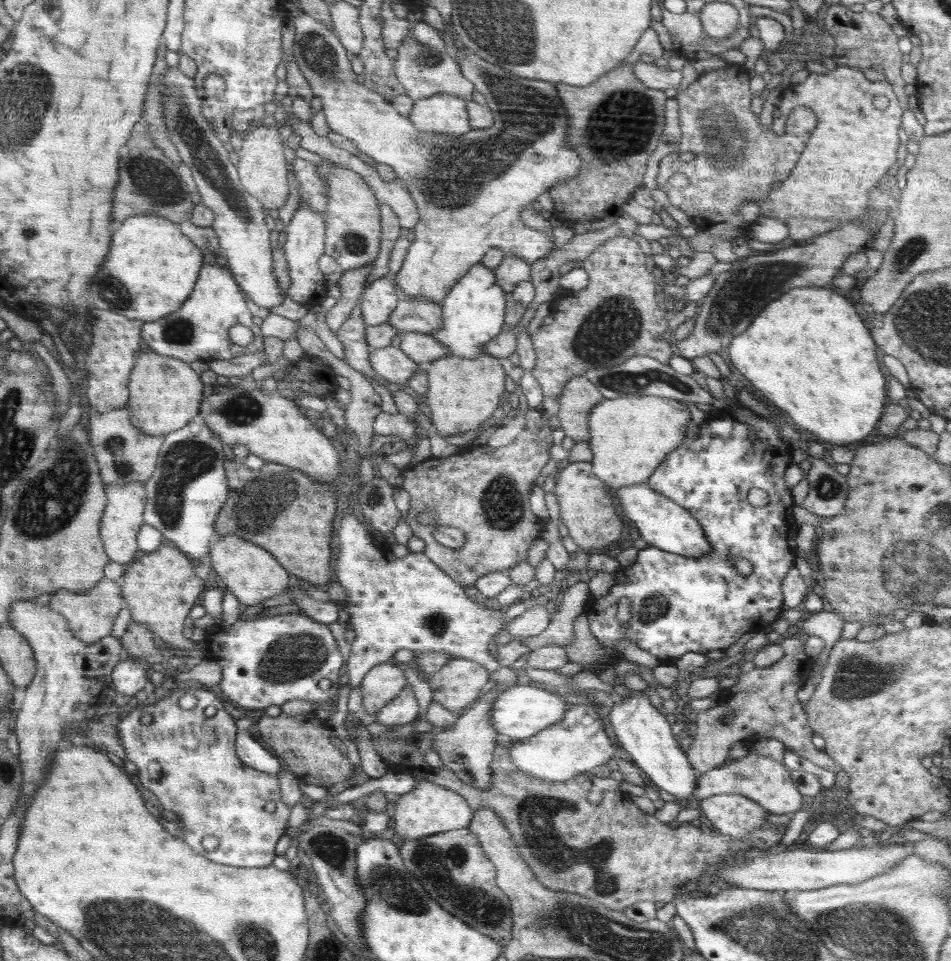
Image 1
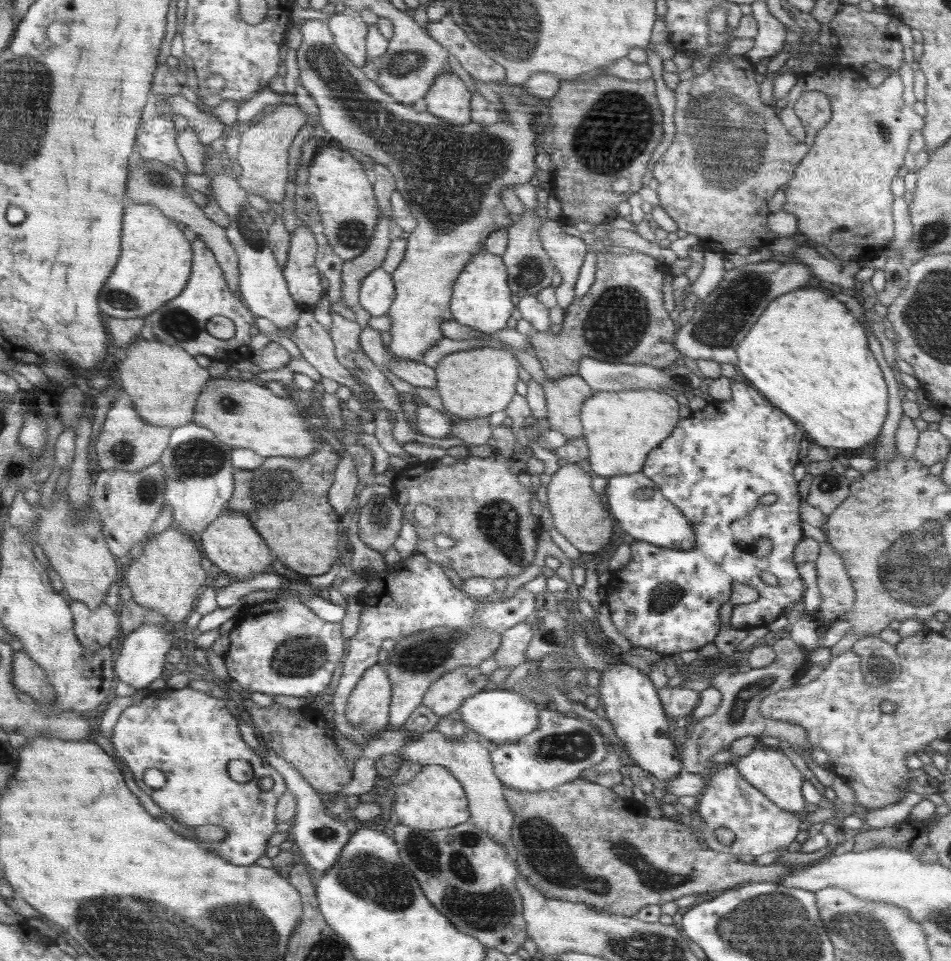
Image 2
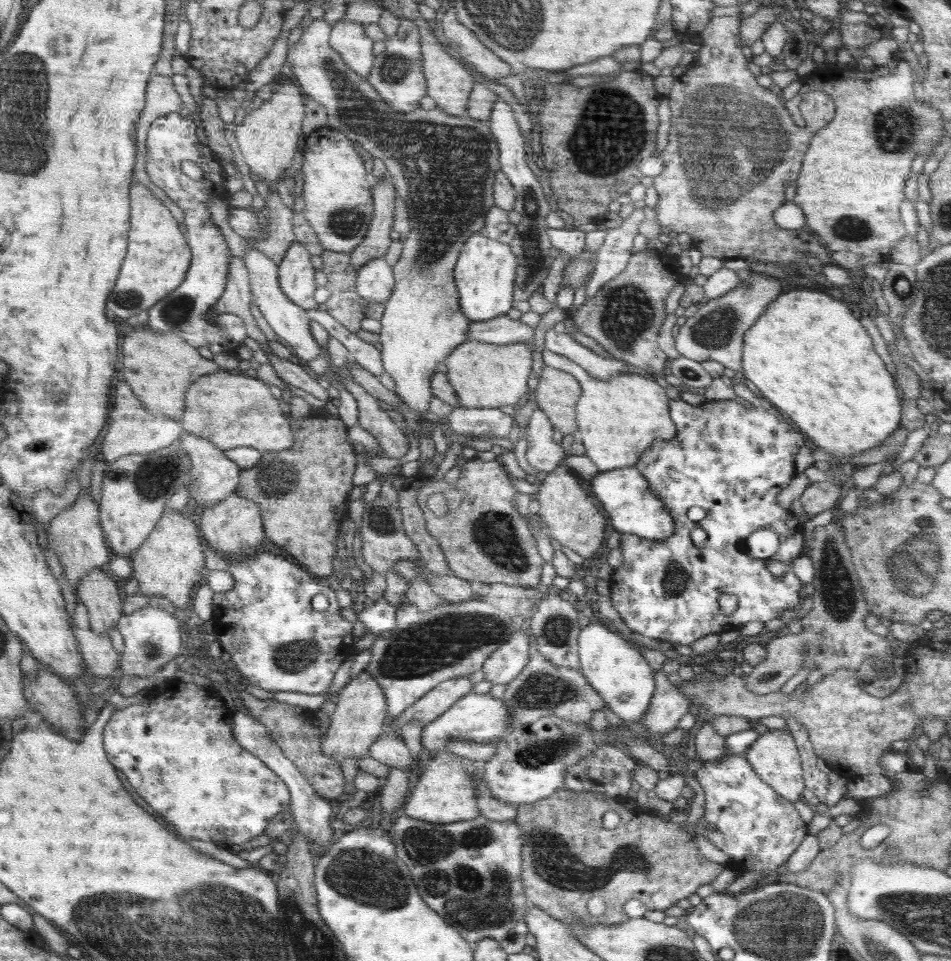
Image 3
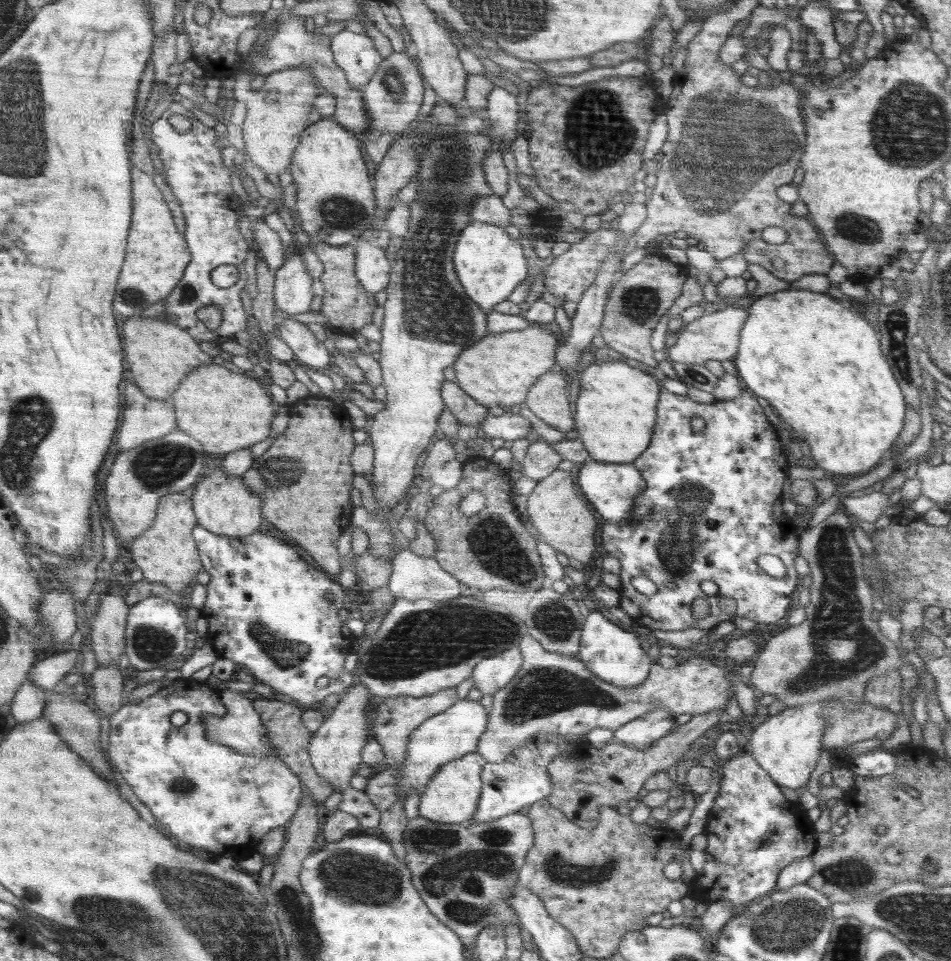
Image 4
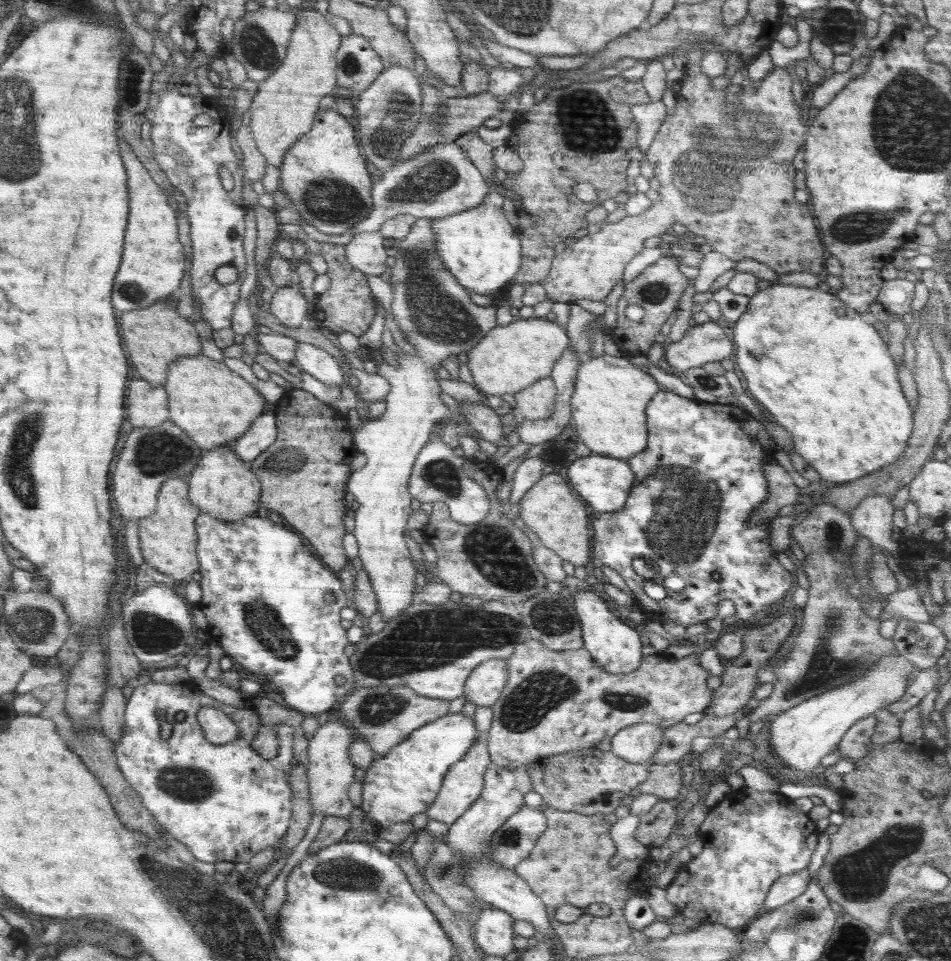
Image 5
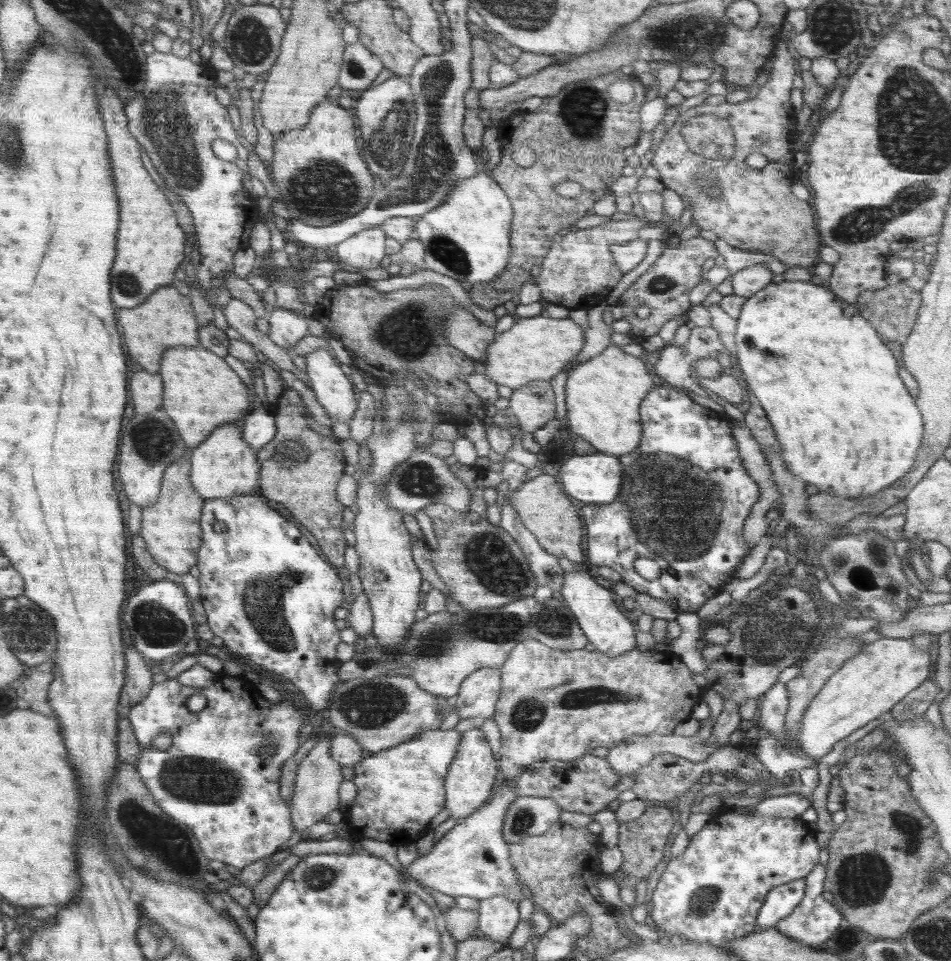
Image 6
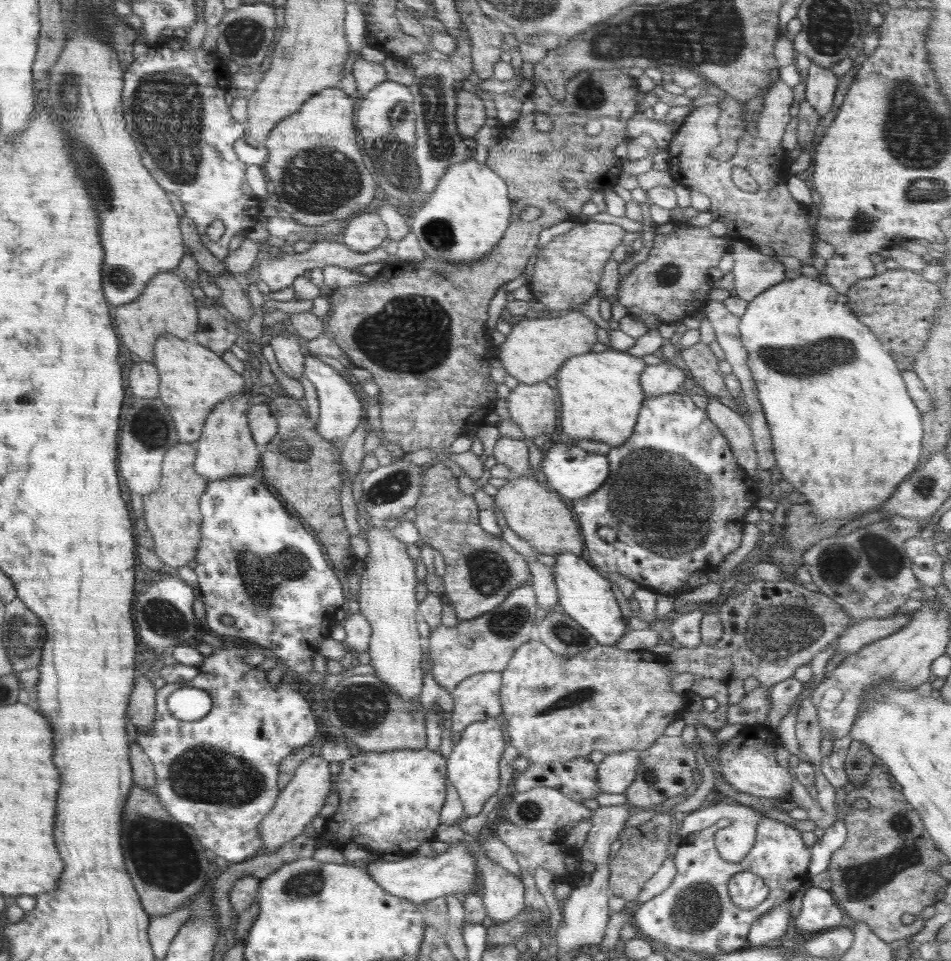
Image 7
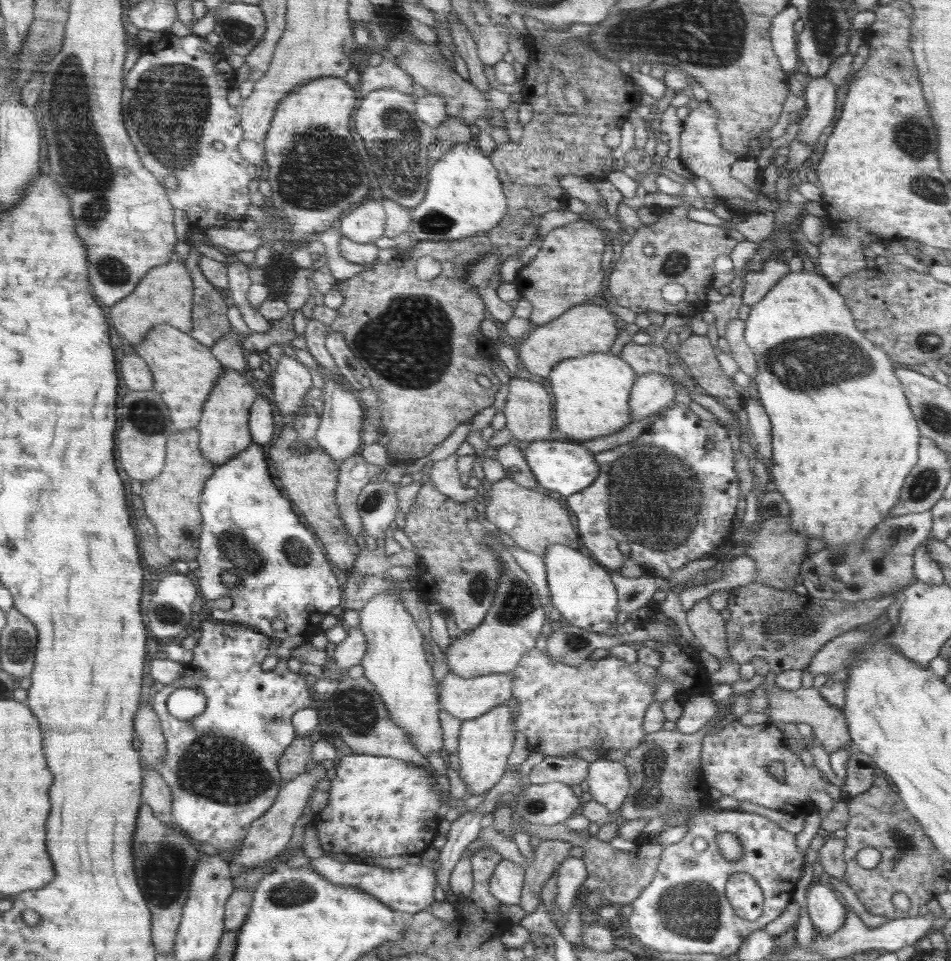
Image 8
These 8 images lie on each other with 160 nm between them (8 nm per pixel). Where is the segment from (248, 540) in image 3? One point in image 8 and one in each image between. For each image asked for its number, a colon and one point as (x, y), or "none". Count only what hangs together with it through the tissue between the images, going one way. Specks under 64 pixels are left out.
4: (225, 505)
5: (223, 486)
6: (223, 466)
7: (226, 450)
8: (223, 426)

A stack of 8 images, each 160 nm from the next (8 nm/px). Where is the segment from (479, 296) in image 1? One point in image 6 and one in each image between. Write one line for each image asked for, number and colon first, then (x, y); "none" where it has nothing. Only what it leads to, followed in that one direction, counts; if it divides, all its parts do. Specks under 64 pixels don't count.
2: (481, 300)
3: (484, 273)
4: (489, 264)
5: (479, 247)
6: (467, 237)

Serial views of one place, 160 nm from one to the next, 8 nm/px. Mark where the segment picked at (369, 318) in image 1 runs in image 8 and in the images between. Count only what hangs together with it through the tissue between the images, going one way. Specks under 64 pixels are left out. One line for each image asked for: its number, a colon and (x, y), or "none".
2: (377, 293)
3: (376, 281)
4: (372, 267)
5: (365, 252)
6: (366, 249)
7: (366, 231)
8: (366, 223)

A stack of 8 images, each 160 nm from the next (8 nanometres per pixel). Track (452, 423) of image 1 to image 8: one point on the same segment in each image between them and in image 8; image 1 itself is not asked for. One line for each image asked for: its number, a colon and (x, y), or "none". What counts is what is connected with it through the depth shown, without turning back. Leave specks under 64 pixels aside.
2: (477, 382)
3: (484, 375)
4: (499, 369)
5: (509, 358)
6: (536, 348)
7: (535, 350)
8: (588, 328)

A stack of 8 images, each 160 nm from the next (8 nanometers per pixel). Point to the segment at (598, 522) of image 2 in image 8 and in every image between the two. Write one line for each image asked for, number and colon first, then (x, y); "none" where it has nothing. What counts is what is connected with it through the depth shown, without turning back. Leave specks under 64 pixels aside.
3: (569, 513)
4: (563, 520)
5: (560, 520)
6: (541, 503)
7: (533, 512)
8: (534, 521)

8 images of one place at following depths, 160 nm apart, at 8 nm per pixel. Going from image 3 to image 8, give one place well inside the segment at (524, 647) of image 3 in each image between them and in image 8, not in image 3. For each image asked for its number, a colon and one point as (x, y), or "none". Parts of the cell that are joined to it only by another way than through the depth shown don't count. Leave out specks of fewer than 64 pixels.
4: (491, 674)
5: (483, 687)
6: (478, 695)
7: (478, 697)
8: (464, 698)

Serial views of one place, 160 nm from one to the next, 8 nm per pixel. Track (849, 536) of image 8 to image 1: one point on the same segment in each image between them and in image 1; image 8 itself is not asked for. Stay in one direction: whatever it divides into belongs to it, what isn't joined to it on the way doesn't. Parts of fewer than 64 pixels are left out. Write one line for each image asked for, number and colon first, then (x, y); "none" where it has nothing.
1: (809, 343)
2: (809, 356)
3: (809, 356)
4: (820, 366)
5: (829, 380)
6: (830, 387)
7: (845, 432)

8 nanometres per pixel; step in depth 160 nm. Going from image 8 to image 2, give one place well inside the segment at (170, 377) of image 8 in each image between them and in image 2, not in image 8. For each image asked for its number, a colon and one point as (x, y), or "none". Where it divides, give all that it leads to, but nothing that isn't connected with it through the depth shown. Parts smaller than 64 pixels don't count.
2: (243, 414)
3: (232, 410)
4: (226, 411)
5: (216, 406)
6: (204, 393)
7: (196, 379)

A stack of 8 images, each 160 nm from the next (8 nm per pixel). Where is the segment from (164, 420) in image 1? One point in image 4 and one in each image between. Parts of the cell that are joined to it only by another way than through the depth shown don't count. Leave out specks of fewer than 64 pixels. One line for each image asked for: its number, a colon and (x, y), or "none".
2: (164, 381)
3: (167, 365)
4: (162, 353)

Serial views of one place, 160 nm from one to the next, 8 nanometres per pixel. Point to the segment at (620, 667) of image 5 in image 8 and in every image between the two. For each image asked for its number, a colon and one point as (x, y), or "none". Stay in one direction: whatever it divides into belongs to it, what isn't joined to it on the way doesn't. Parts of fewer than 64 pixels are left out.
6: (607, 630)
7: (585, 596)
8: (580, 589)

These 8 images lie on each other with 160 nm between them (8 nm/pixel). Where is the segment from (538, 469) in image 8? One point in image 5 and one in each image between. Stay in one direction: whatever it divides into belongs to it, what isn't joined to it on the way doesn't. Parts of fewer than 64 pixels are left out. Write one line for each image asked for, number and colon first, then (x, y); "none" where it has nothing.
5: (605, 483)
6: (595, 479)
7: (569, 470)

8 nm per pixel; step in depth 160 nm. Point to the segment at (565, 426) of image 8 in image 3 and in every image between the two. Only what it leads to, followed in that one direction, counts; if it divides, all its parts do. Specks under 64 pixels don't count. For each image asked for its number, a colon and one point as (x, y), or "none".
3: (618, 419)
4: (616, 410)
5: (610, 398)
6: (604, 394)
7: (601, 394)

